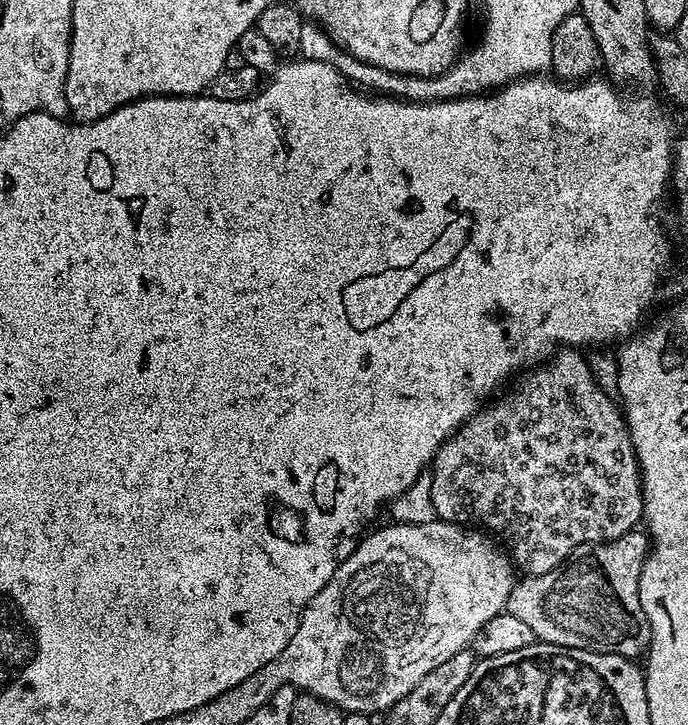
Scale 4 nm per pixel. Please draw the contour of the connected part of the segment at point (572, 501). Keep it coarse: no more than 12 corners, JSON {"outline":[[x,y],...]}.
{"outline":[[564,346],[430,465],[529,576],[633,531],[617,401]]}

